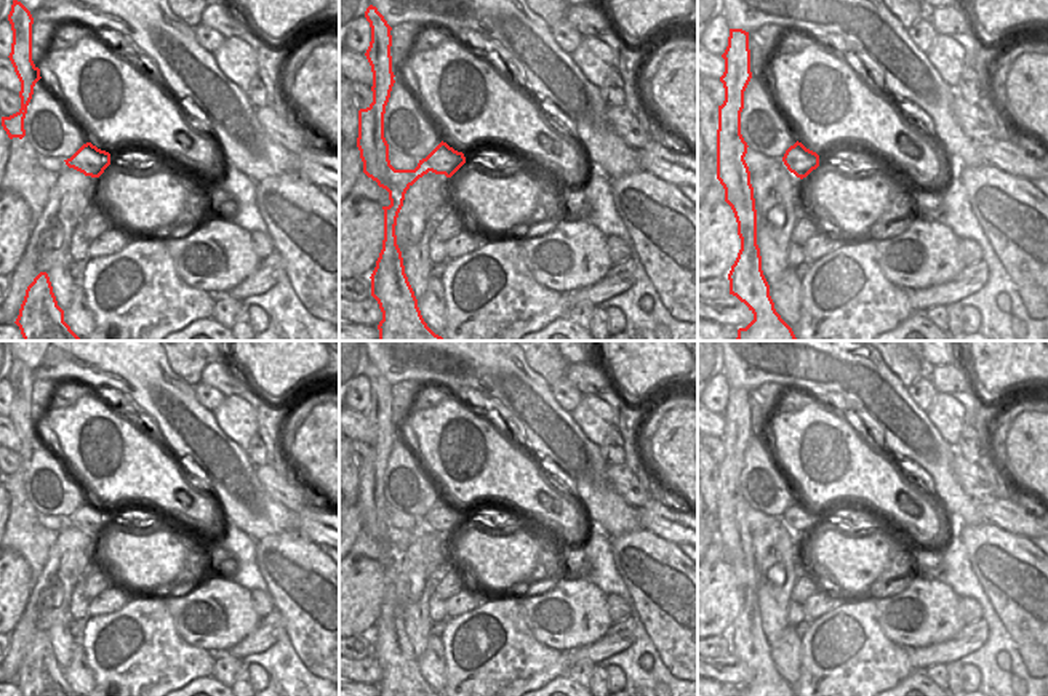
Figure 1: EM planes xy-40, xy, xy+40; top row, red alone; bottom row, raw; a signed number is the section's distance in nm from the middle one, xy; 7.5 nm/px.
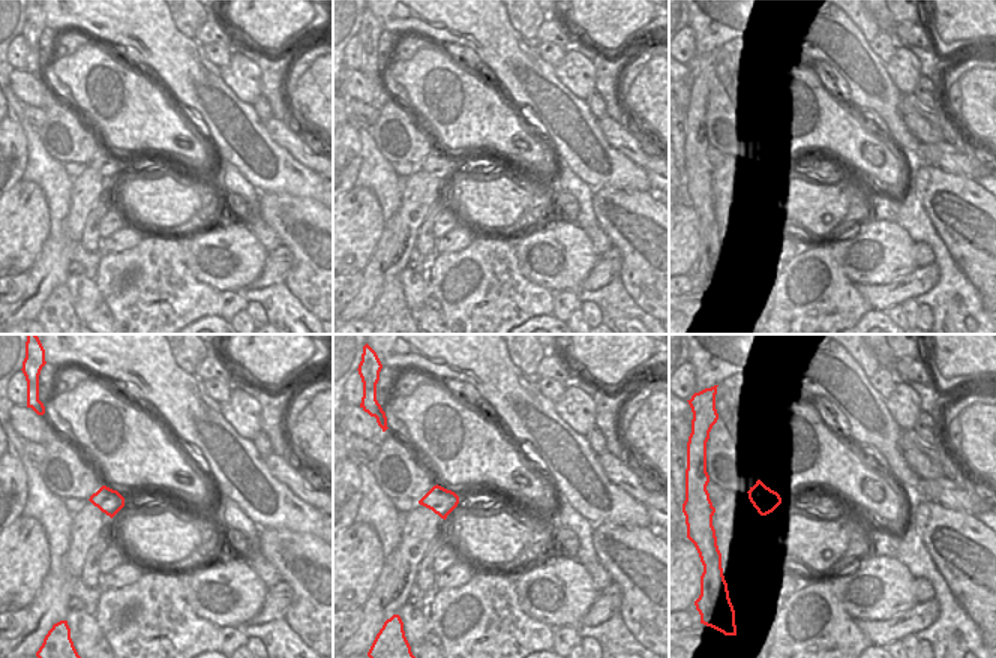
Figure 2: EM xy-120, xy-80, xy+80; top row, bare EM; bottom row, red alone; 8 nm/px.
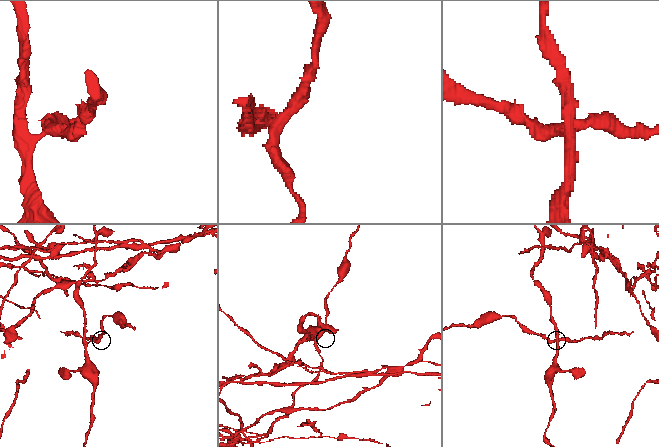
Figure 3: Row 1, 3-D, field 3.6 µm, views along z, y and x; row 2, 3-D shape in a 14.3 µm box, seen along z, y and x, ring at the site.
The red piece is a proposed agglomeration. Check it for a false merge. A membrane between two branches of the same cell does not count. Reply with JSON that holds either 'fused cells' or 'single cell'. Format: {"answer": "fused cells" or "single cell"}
{"answer": "fused cells"}

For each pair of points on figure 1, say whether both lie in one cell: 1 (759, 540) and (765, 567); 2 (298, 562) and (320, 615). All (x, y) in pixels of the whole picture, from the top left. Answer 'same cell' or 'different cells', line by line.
1: same cell
2: same cell

